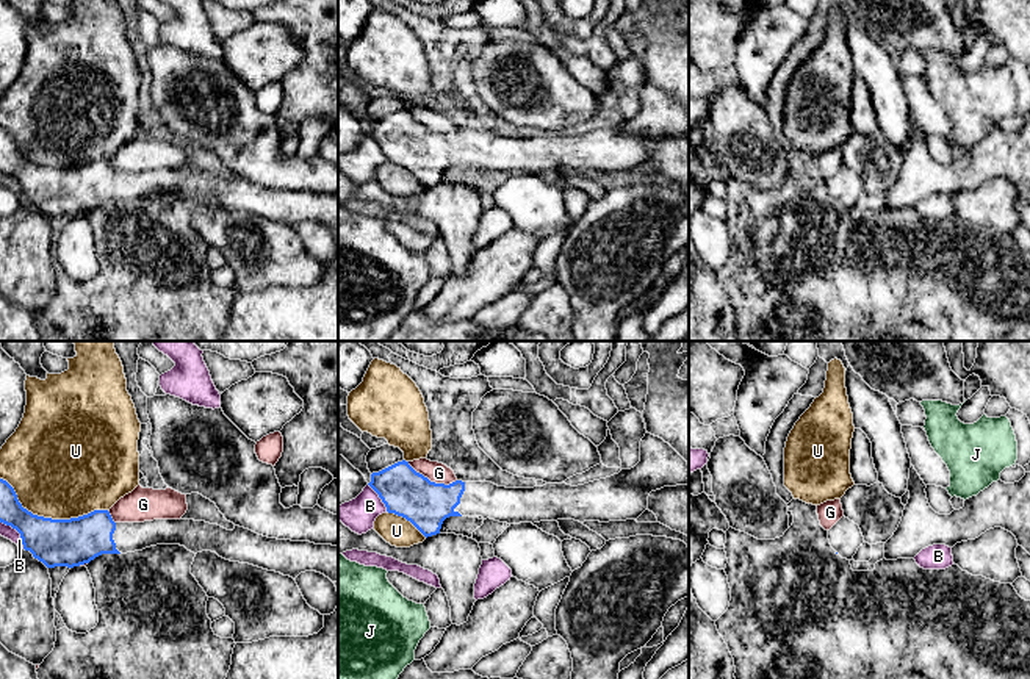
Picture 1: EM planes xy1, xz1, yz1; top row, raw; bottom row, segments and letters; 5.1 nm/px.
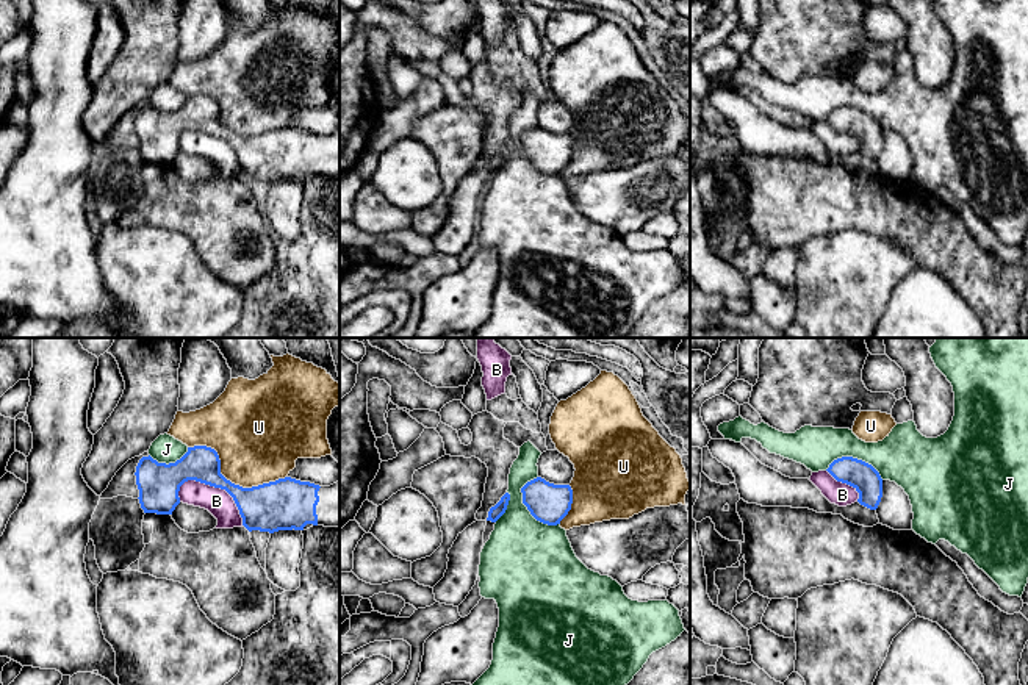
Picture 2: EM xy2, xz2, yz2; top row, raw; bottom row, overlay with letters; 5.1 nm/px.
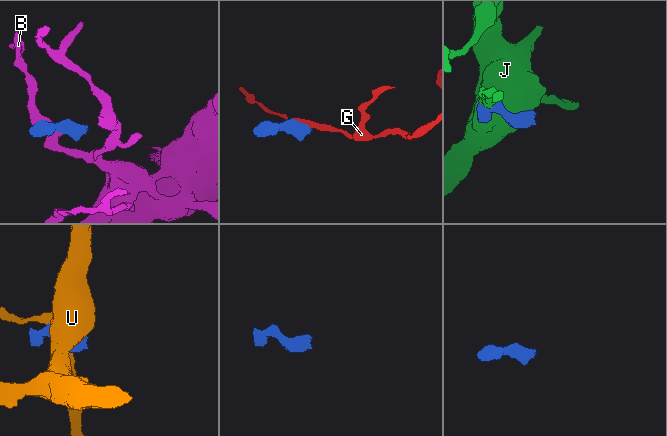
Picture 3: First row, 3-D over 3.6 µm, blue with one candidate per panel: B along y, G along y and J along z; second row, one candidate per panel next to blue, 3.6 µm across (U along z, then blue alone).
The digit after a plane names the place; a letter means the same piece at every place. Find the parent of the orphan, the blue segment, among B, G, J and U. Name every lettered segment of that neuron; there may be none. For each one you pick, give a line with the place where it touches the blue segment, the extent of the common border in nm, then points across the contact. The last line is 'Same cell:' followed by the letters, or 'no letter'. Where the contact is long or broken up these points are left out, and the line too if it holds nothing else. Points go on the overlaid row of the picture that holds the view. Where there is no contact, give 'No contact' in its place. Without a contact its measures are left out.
Same cell: no letter

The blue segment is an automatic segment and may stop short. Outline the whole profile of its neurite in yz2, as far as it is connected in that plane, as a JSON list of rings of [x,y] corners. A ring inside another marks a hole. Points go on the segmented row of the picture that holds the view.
[[[842,457],[834,460],[826,469],[837,482],[853,486],[859,493],[857,502],[870,510],[876,510],[882,497],[882,479],[868,463]]]

